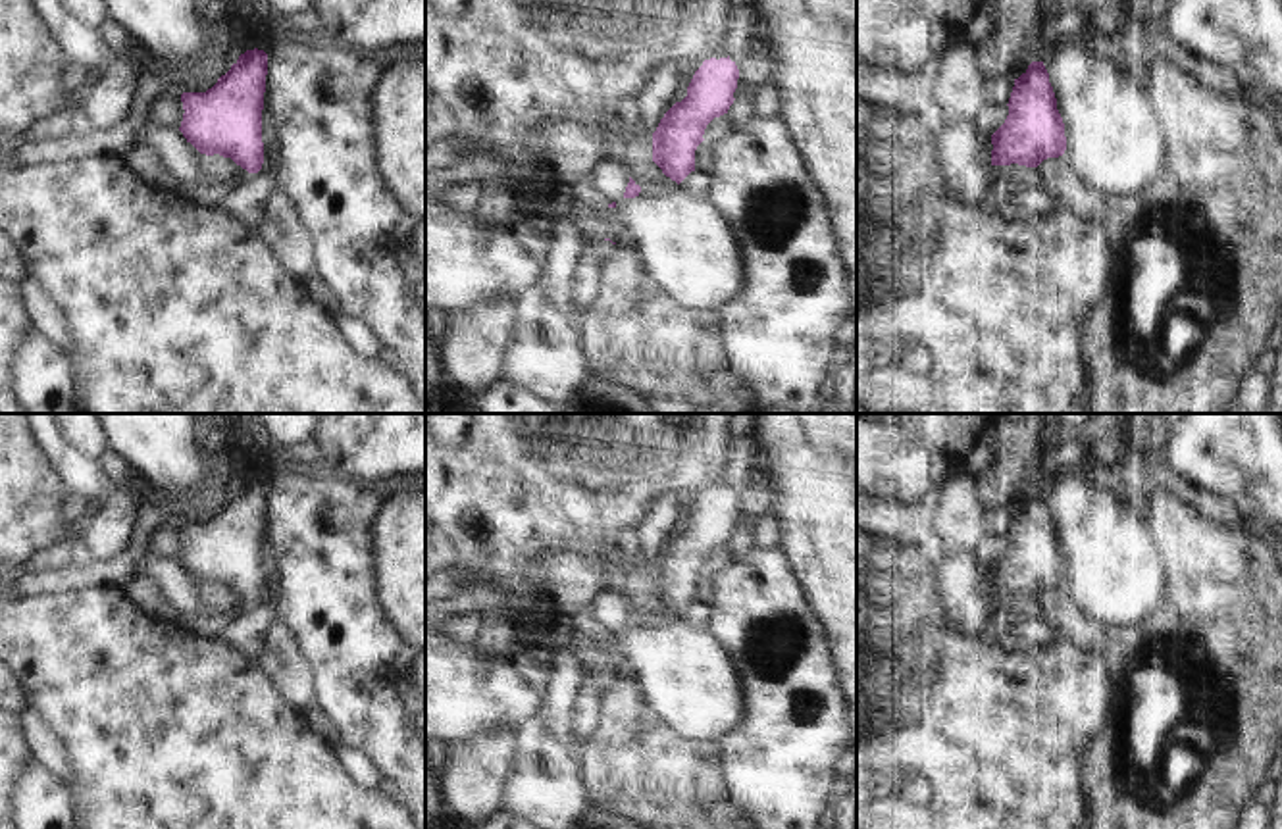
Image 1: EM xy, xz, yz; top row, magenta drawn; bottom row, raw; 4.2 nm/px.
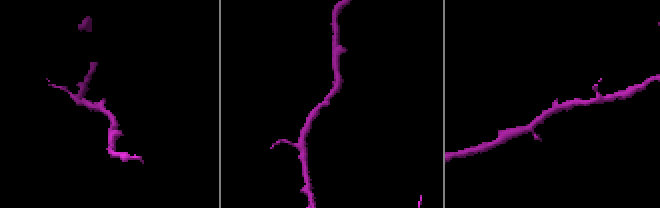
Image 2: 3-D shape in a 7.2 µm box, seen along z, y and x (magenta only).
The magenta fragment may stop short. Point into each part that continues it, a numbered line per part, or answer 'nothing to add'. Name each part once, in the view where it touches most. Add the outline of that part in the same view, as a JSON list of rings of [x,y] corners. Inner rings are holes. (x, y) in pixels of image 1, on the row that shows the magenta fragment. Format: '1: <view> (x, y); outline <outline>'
nothing to add

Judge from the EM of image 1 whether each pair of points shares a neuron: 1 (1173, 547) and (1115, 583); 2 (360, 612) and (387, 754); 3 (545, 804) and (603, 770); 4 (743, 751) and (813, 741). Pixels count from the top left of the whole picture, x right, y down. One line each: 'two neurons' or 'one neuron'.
1: two neurons
2: one neuron
3: two neurons
4: one neuron

